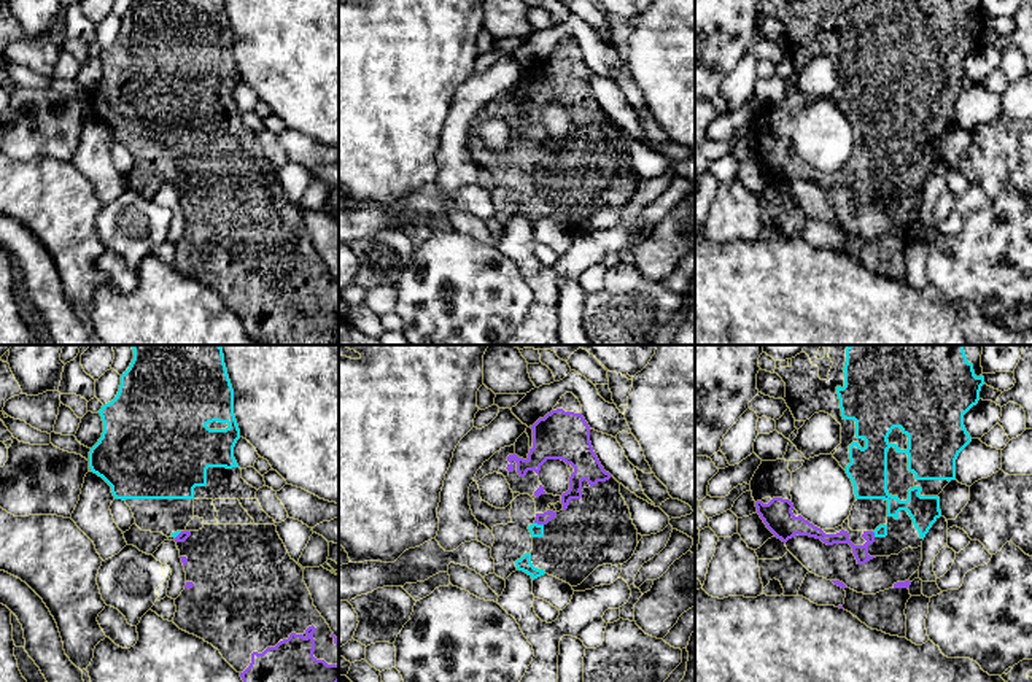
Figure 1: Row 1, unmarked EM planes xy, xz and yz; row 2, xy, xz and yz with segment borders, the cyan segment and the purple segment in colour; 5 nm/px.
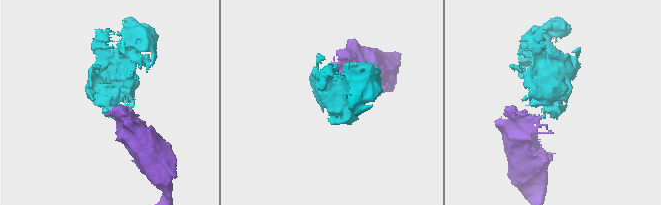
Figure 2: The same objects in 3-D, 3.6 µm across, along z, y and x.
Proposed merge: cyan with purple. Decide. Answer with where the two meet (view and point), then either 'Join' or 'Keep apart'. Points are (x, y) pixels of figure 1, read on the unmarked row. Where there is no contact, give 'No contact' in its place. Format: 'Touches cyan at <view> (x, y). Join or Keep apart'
Touches cyan at xz (539, 169). Join

